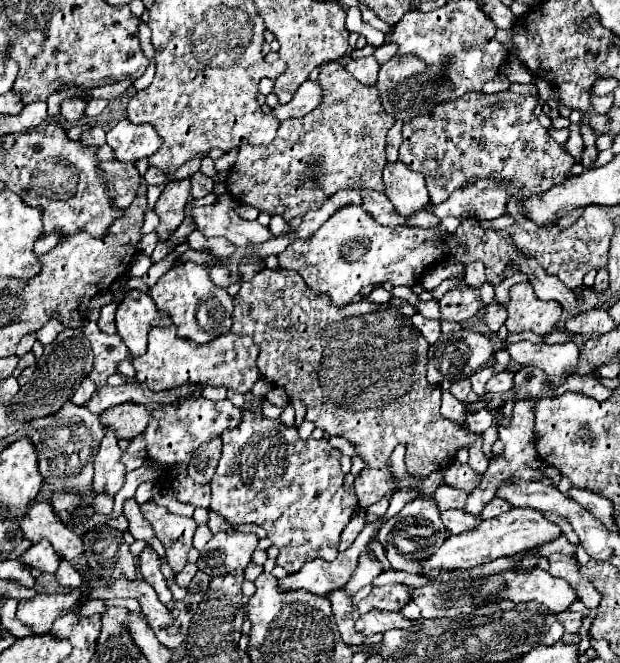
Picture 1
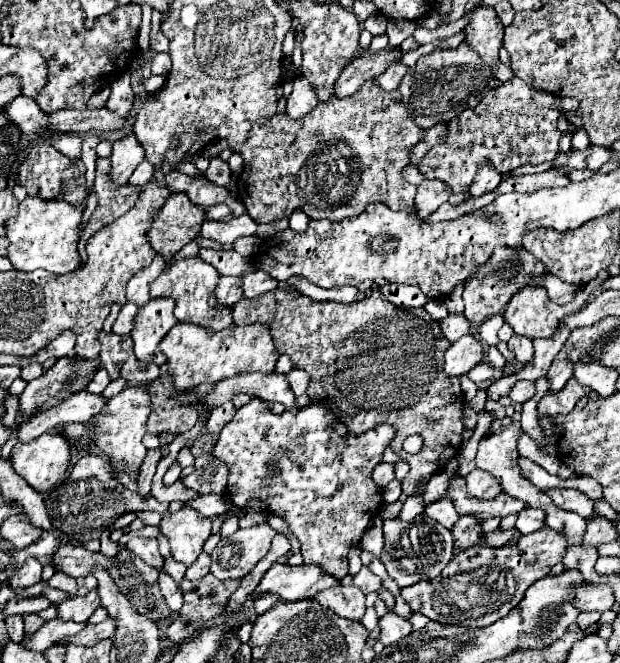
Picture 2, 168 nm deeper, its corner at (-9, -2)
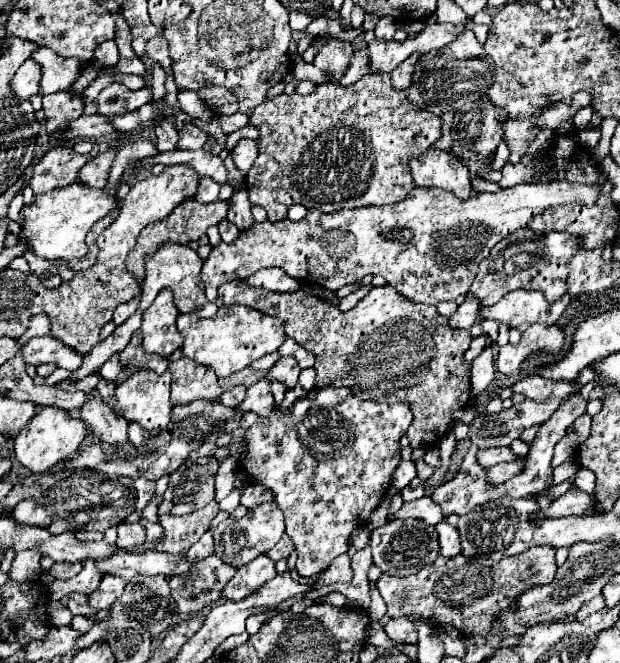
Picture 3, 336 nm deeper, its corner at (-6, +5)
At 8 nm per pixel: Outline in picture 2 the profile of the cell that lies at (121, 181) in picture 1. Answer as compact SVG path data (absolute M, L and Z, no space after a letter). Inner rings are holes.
M97 158L97 180L95 180L95 192L99 196L99 206L91 214L81 240L79 240L79 252L83 260L87 260L85 244L89 236L99 232L103 226L115 222L119 216L123 216L135 202L141 192L141 186L117 186L109 180L109 158Z

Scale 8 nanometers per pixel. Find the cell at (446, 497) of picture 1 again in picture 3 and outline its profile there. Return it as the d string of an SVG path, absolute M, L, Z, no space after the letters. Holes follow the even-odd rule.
M524 459L516 461L516 463L498 463L498 465L492 465L492 467L486 467L484 473L486 473L486 481L492 483L492 485L502 485L504 481L508 481L510 477L514 477L524 465Z

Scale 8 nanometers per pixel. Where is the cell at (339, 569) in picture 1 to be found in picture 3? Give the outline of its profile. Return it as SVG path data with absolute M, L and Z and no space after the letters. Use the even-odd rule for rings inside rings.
M260 555L252 563L240 567L222 593L230 601L242 601L250 593L254 593L254 589L260 589L262 585L266 585L266 581L272 581L274 575L278 575L274 561L266 555Z

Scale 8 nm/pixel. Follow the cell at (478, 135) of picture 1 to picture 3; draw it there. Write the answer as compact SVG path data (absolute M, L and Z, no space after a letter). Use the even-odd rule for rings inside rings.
M540 113L528 119L504 119L502 129L504 129L504 143L508 145L510 153L526 153L530 141L536 139L540 127L536 125L540 119Z

